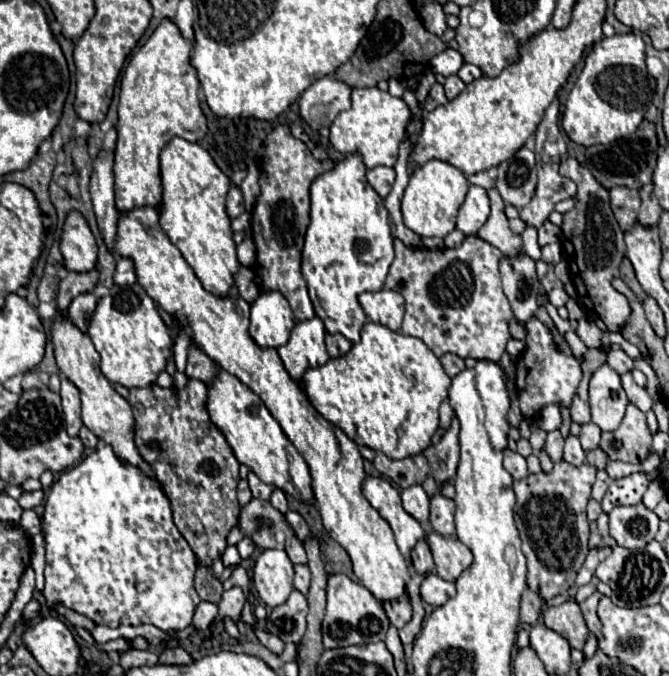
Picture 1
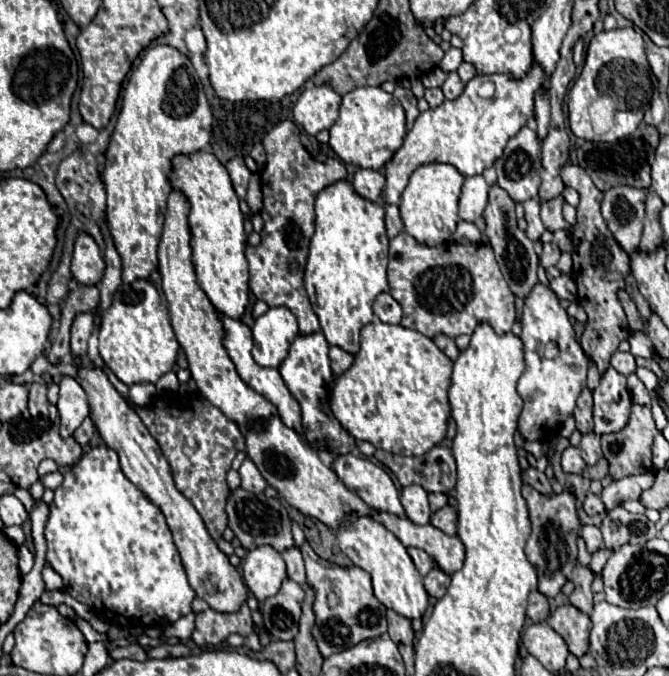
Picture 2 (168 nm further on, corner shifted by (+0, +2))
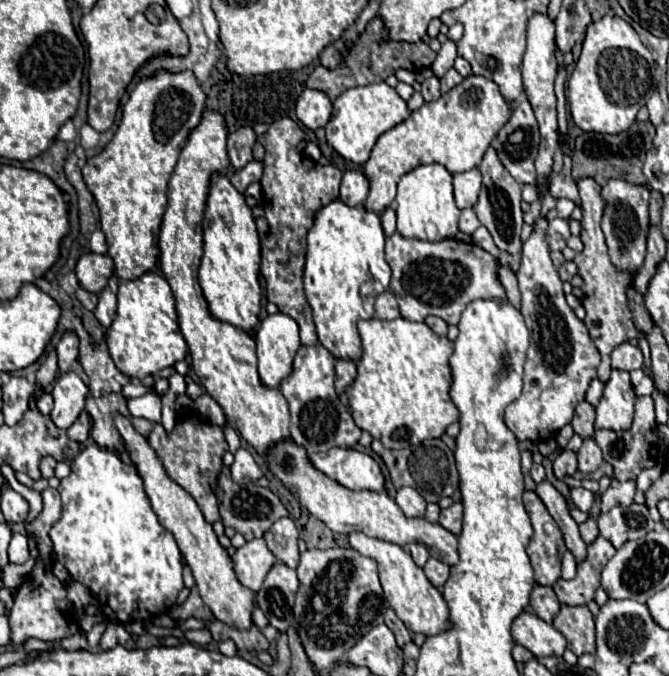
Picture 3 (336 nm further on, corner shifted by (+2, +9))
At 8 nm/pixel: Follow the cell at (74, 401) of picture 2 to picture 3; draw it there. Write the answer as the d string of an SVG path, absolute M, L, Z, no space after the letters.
M68 370L56 378L56 384L52 386L52 396L54 396L54 408L50 412L50 418L58 428L66 430L84 410L88 386L80 380L78 374Z

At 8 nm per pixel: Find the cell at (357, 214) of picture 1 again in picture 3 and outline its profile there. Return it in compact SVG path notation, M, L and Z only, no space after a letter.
M332 200L322 206L314 216L314 226L308 232L308 248L306 248L306 268L304 268L304 292L308 304L314 312L314 324L318 342L336 358L348 358L356 362L362 356L362 344L356 330L358 320L366 320L374 316L374 298L388 290L390 284L390 266L384 260L384 230L380 224L380 216L364 206L348 206L342 200Z

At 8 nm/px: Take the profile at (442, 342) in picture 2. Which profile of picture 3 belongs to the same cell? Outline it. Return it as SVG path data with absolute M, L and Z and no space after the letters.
M428 316L428 318L426 318L426 324L428 324L438 336L446 336L446 334L448 334L448 324L446 324L442 318L438 318L438 316Z

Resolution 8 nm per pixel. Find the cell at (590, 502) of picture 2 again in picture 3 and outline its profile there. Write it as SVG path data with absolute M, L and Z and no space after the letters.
M572 488L570 494L572 494L572 500L574 500L576 508L580 508L580 510L584 510L584 512L588 512L588 510L592 508L592 504L594 504L594 494L592 494L590 490L586 490L586 488Z

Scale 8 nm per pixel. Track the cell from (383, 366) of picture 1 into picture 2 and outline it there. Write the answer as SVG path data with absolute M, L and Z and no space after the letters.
M380 319L364 325L362 345L354 365L336 377L330 389L334 417L356 439L372 443L398 455L424 455L446 437L450 419L448 387L452 361L432 339L402 325L388 325Z

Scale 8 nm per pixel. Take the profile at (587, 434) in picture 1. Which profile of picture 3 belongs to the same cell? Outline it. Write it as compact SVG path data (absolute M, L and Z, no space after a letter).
M586 438L578 450L578 470L584 474L594 472L602 464L602 452L594 438Z

